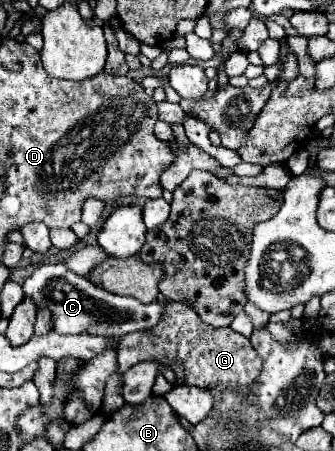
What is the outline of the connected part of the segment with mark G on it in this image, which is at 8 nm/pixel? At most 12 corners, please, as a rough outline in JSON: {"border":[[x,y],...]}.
{"border":[[170,302],[150,330],[126,334],[102,412],[126,402],[122,374],[184,360],[184,382],[246,388],[262,366],[250,340]]}

